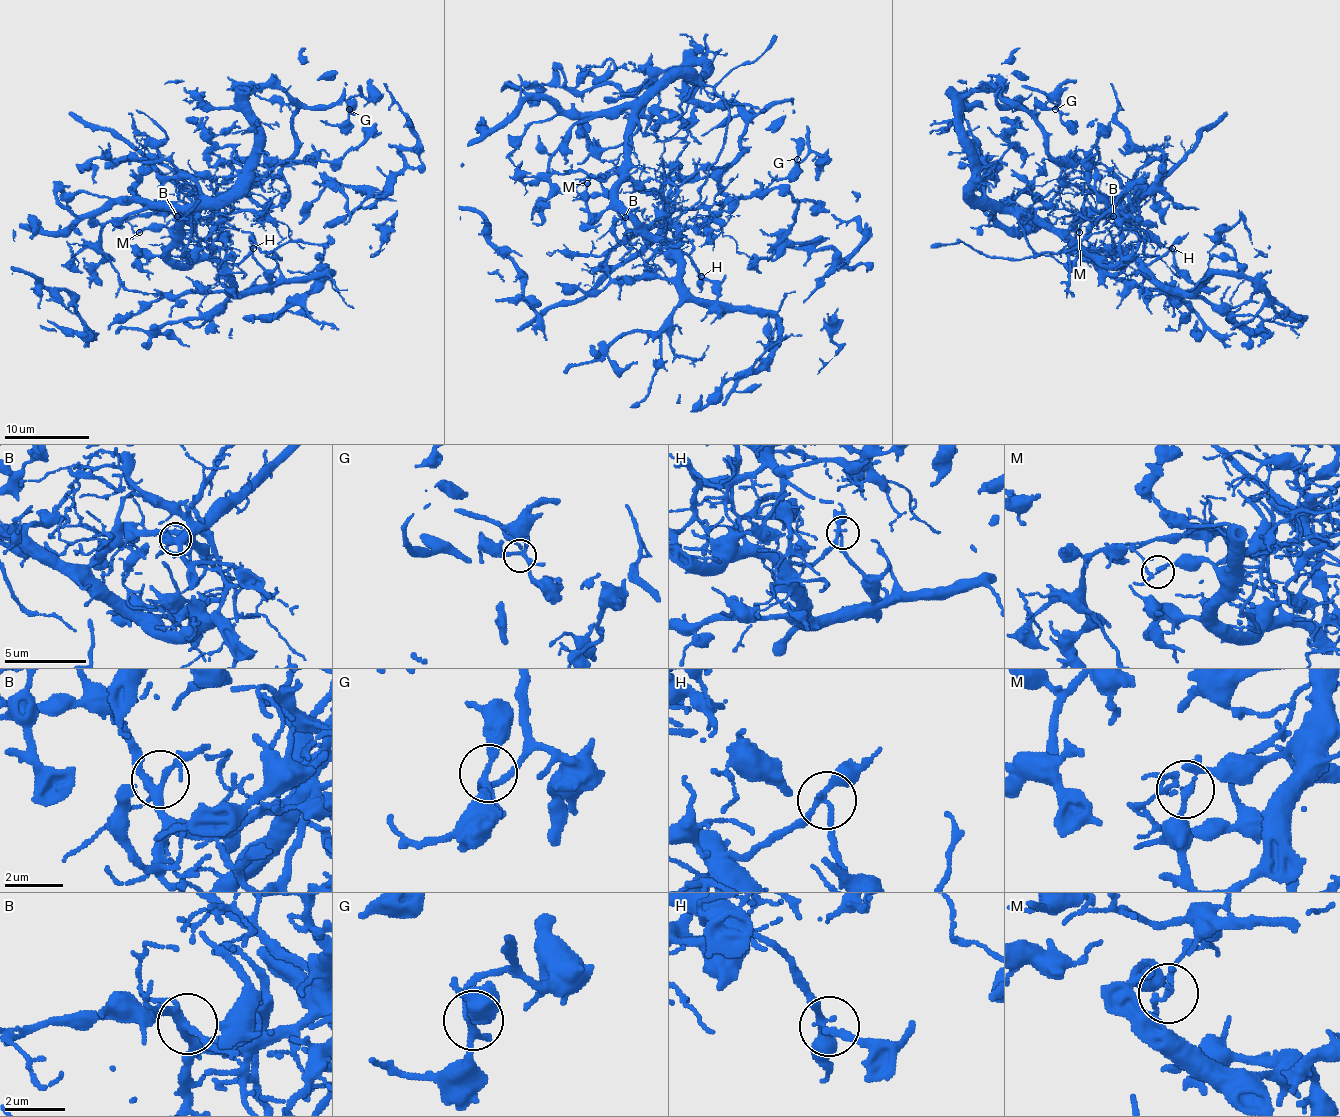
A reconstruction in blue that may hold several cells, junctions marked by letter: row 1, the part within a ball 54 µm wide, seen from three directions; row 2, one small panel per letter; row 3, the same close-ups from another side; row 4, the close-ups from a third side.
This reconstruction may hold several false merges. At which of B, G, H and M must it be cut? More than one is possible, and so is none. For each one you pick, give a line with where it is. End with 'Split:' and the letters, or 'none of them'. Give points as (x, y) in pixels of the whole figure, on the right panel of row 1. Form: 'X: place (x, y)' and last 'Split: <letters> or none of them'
M: place (1079, 232)
Split: M

